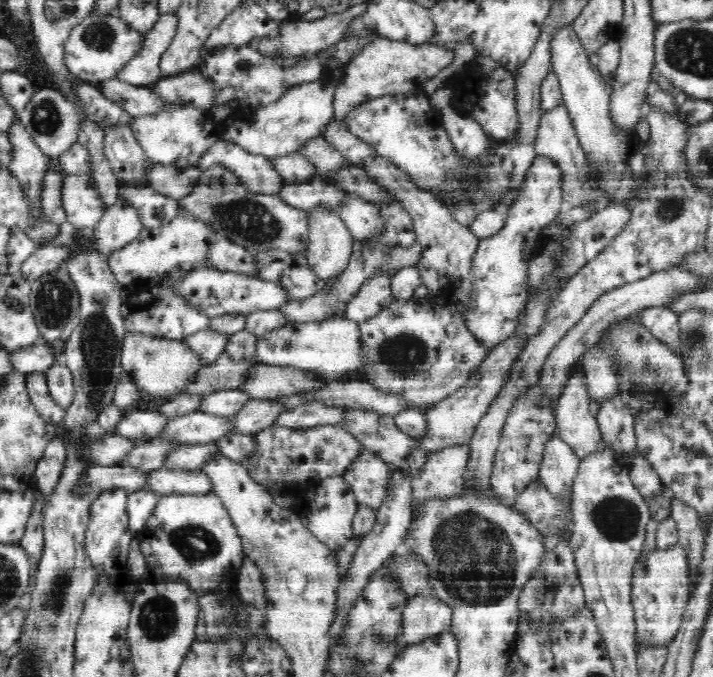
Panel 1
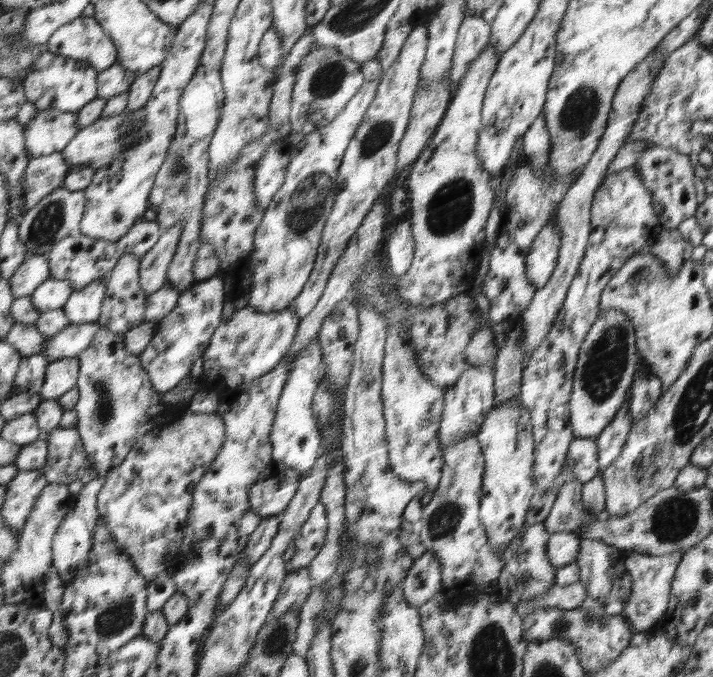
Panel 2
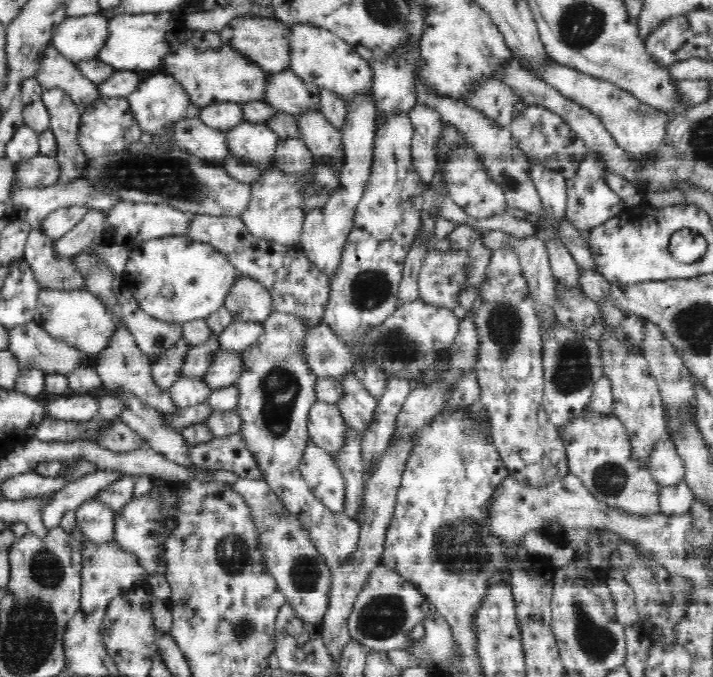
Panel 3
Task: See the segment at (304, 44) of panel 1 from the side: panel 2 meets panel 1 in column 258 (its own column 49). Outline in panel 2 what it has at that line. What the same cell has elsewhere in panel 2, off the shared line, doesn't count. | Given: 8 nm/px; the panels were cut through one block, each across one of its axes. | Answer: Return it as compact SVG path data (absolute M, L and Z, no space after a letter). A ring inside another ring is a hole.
M85 14L56 31L49 42L54 54L90 62L100 71L118 63L116 41L94 16Z

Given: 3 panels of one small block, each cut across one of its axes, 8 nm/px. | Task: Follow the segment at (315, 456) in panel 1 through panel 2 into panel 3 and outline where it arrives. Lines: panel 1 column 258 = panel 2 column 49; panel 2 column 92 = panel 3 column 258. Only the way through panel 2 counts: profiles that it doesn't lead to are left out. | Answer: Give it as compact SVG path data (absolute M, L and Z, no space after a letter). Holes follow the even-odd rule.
M234 433L212 442L190 447L194 464L208 470L226 470L239 477L265 481L254 453L248 448L245 438Z

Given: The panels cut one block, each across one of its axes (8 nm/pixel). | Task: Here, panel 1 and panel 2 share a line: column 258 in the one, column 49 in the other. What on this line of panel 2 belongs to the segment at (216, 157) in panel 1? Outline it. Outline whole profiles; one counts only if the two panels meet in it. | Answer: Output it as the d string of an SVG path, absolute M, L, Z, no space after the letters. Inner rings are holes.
M64 152L32 159L23 182L25 210L32 210L55 190L64 187L70 166Z

